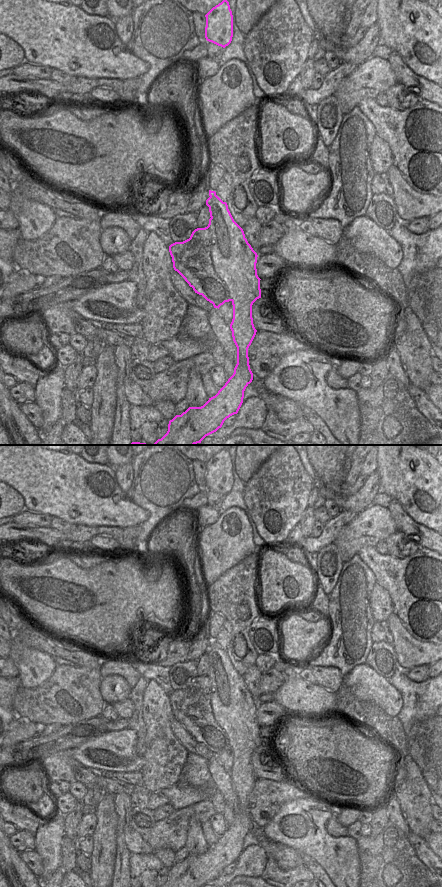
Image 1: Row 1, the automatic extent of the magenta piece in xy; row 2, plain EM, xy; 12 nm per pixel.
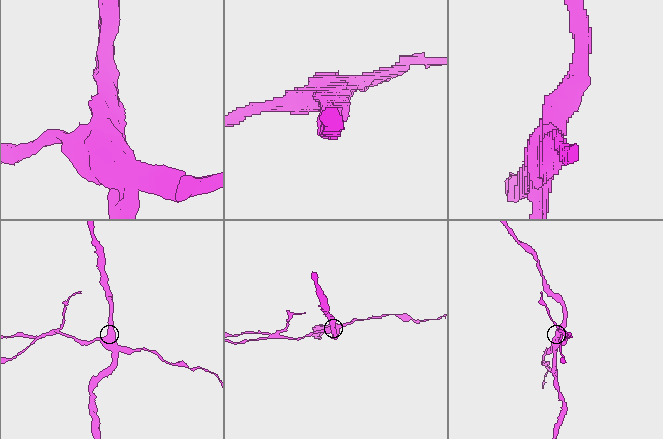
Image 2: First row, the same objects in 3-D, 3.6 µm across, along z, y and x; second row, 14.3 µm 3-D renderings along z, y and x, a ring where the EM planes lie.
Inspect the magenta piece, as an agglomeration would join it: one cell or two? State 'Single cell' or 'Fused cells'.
Fused cells

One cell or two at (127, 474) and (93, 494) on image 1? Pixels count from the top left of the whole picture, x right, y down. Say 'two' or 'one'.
two

